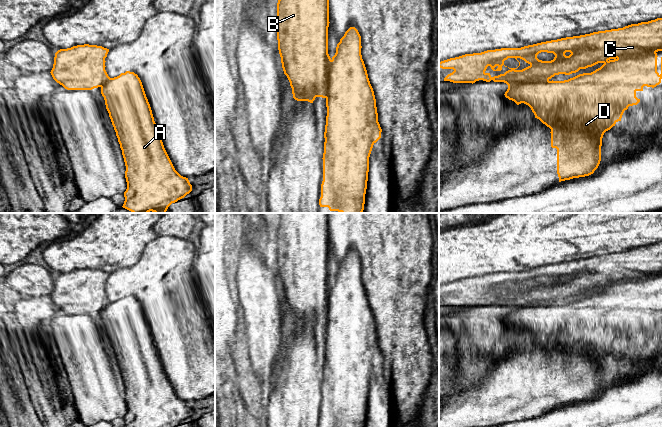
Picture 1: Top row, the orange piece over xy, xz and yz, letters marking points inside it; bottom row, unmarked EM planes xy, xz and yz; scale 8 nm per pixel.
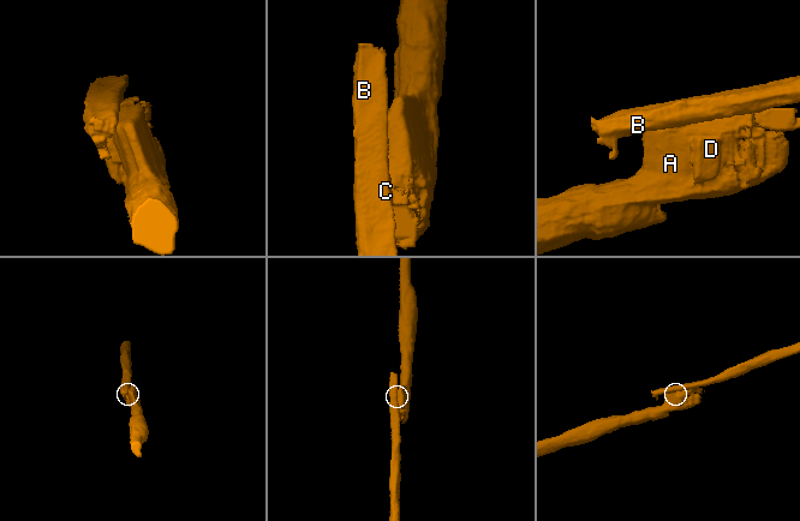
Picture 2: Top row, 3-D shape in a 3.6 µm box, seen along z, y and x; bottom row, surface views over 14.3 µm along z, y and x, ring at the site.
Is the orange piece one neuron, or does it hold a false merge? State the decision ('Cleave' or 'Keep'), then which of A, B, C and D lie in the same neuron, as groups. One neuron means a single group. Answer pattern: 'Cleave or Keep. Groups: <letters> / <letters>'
Cleave. Groups: A D / B C

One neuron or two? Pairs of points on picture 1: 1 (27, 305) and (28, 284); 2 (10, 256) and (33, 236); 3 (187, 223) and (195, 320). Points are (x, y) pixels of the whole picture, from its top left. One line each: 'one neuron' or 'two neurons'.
1: two neurons
2: one neuron
3: two neurons

